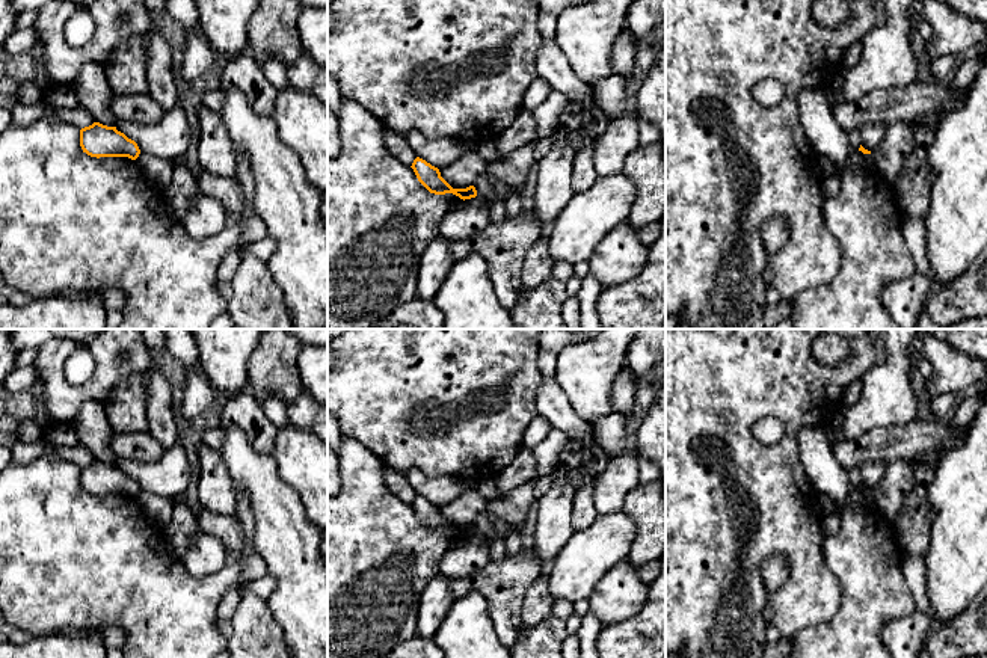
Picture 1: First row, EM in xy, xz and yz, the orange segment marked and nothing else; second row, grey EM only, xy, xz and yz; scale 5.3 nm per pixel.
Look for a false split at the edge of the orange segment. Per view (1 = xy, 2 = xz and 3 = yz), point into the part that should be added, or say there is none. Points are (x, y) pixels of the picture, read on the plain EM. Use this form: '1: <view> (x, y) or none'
1: none
2: none
3: none

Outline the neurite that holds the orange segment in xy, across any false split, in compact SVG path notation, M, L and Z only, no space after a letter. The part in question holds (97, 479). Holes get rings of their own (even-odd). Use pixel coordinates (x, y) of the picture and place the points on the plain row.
M94 460L80 468L80 484L91 495L128 495L136 498L140 492L137 481L116 465Z

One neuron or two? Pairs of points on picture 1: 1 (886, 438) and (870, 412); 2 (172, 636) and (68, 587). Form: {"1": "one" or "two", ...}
{"1": "two", "2": "one"}

